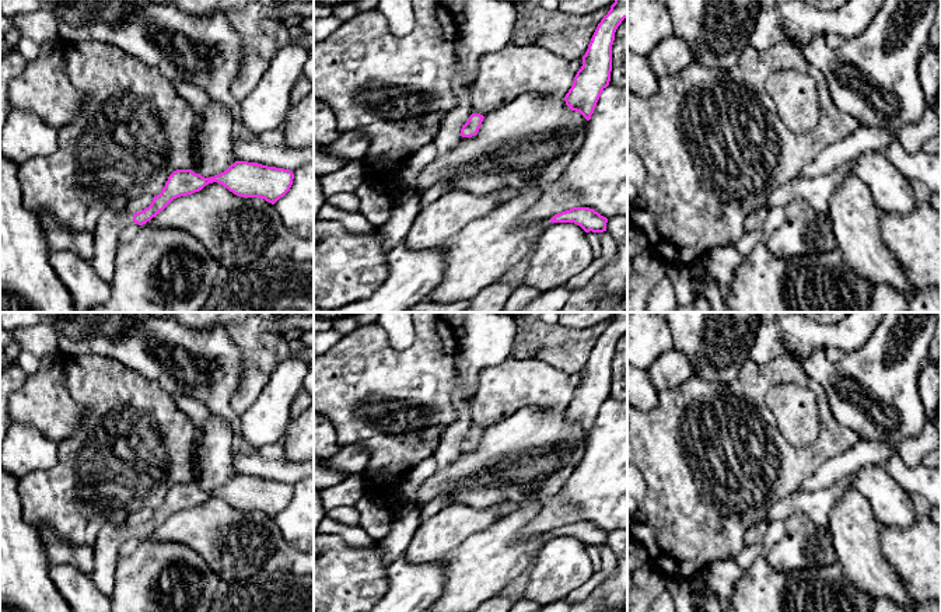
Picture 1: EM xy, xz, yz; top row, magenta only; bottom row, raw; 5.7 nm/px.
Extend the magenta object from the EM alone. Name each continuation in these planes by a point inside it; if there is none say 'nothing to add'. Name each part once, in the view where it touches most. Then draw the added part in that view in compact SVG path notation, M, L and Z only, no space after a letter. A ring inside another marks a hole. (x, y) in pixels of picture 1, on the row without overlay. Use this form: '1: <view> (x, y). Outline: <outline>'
1: xy (107, 546). Outline: M105 524L95 539L94 548L94 570L91 580L97 588L105 595L111 597L113 592L113 577L116 563L119 560L119 550L123 542L133 535L133 528L127 524L111 525Z

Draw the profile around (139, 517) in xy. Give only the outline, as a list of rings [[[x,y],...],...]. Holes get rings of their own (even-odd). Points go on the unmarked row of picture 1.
[[[141,507],[140,510],[133,511],[126,517],[126,524],[134,528],[148,521],[151,515],[153,515],[153,510],[147,507]]]

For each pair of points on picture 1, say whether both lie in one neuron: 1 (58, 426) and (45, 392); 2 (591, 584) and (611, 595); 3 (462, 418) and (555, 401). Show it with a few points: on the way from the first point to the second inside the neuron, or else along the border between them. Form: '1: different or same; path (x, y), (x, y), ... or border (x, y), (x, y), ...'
1: same; path (58, 418), (45, 401)
2: different; border (612, 569), (587, 597)
3: different; border (479, 384), (471, 402), (471, 426)

